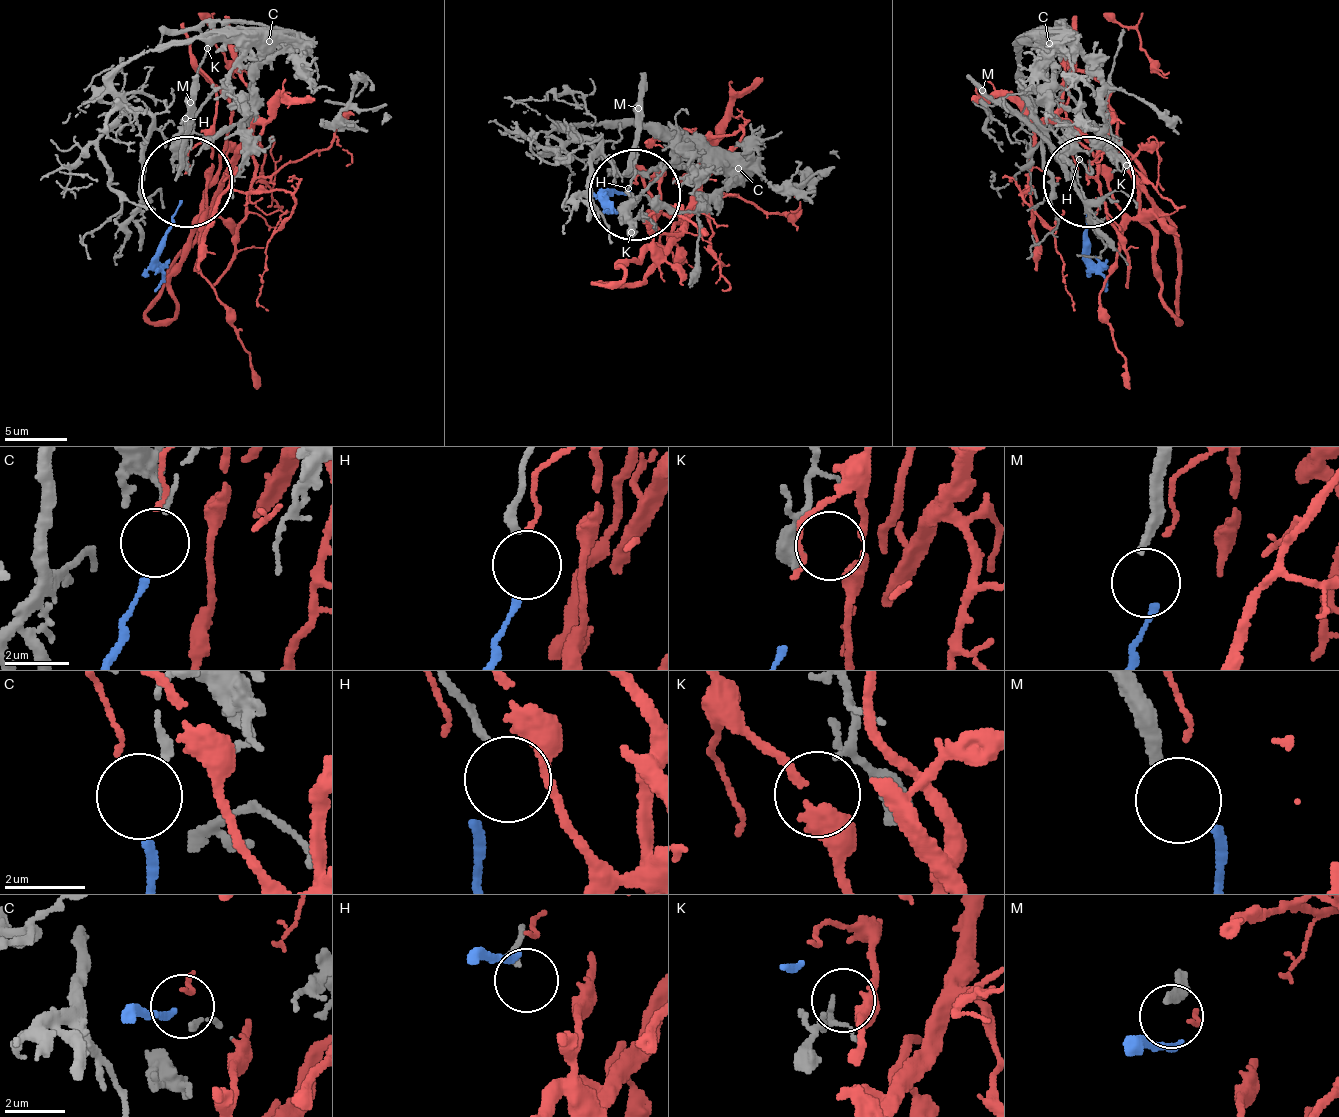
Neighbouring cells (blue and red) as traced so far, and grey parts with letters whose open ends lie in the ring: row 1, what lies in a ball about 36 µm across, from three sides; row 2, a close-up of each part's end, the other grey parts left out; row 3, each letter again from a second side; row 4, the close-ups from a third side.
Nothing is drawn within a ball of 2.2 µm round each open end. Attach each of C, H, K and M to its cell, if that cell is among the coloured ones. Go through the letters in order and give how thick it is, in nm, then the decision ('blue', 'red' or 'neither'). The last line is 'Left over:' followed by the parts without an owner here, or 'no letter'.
C: 190 nm thick; blue
H: 200 nm thick; neither
K: 130 nm thick; red
M: 280 nm thick; neither
Left over: H, M

